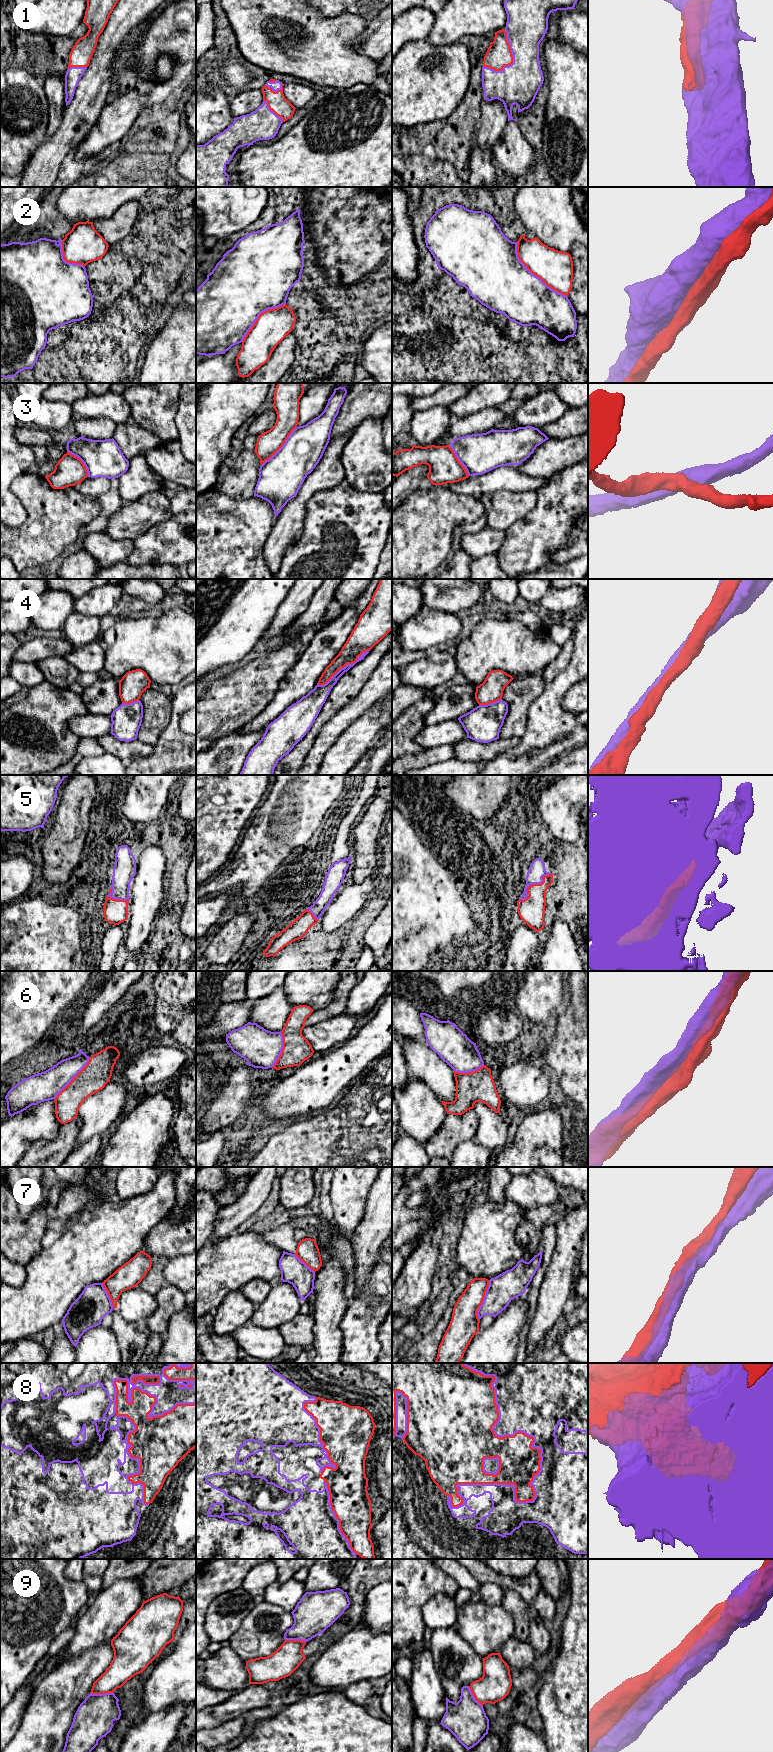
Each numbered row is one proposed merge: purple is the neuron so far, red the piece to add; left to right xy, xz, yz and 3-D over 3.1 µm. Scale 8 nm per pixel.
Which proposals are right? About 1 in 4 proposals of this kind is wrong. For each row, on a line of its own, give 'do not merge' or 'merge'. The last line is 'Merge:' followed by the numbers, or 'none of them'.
1: merge
2: merge
3: merge
4: do not merge
5: do not merge
6: do not merge
7: merge
8: merge
9: merge
Merge: 1, 2, 3, 7, 8, 9

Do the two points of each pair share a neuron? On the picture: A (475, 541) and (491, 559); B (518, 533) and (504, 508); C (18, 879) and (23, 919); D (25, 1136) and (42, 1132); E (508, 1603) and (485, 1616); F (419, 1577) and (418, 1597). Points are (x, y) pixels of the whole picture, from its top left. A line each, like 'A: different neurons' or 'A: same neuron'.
A: different neurons
B: different neurons
C: different neurons
D: same neuron
E: different neurons
F: same neuron

